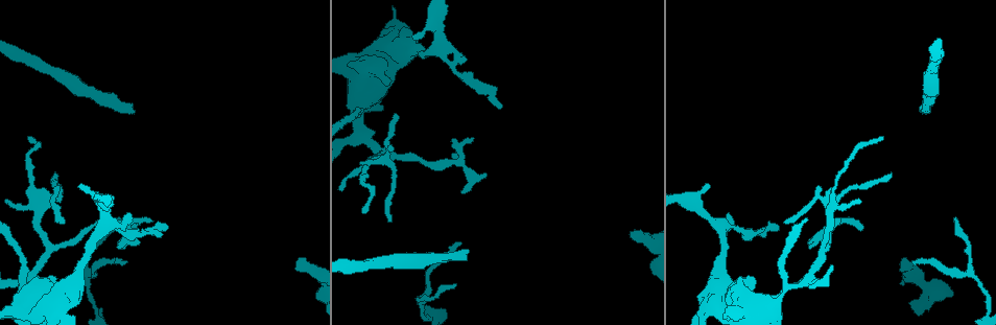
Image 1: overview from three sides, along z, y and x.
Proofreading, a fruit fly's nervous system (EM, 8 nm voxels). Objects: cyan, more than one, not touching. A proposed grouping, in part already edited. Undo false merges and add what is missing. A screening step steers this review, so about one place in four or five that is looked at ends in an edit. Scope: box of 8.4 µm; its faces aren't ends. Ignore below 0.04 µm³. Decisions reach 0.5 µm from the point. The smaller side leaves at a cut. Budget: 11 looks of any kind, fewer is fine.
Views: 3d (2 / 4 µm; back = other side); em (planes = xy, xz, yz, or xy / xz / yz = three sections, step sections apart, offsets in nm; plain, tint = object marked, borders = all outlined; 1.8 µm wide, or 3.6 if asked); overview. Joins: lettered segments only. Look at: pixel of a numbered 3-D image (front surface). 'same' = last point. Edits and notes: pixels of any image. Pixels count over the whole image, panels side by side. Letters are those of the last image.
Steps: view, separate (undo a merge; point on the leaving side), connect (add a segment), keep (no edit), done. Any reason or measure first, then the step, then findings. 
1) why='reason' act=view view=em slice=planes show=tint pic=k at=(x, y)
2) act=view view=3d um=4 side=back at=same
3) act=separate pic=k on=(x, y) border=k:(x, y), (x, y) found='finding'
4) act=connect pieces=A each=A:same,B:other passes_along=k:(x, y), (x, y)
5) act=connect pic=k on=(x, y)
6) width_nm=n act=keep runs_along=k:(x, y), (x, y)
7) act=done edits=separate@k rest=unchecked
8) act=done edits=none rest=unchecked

act=view view=em slice=yz step=4 show=tint pic=1 at=(62, 298)

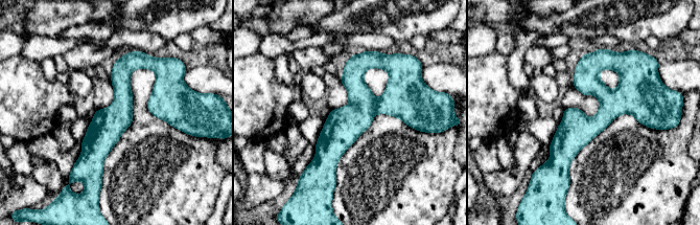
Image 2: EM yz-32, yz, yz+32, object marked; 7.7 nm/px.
act=view view=em slice=planes show=borders at=same

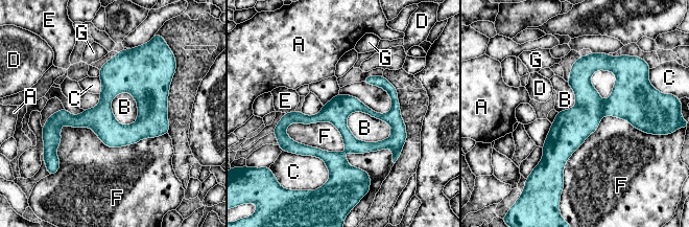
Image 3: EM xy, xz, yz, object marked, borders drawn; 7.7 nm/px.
act=keep each=A:other,B:other,C:other,D:other,E:other,F:other,G:other border=3:(346, 119), (360, 140), (391, 135) found='one neuron here'

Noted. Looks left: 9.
why='thin end' act=view view=em slice=planes show=borders pic=1 at=(124, 247)

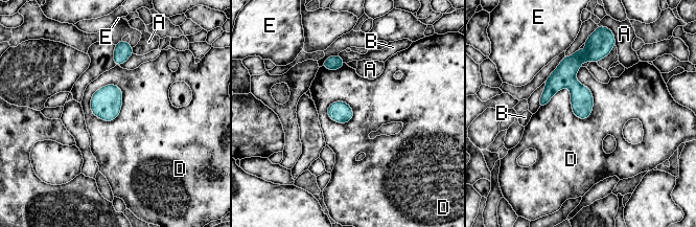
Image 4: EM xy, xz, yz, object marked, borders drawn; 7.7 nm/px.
longest_contact=D:460nm act=keep each=A:other,B:other,D:other,E:other found='no lettered segment goes on from it'

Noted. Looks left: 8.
why='thin end' act=view view=em slice=yz step=16 show=borders pic=1 at=(783, 222)

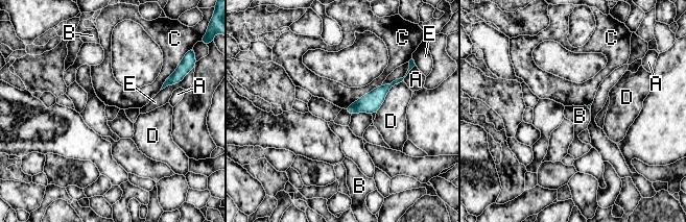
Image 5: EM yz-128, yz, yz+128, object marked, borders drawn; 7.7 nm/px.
act=keep each=A:other,B:other,C:other,D:other,E:other border=5:(381, 84), (362, 95), (345, 108) found='no lettered segment goes on from it'

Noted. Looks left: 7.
why='branch stops here' act=view view=em um=3.6 slice=yz step=4 show=tint pic=1 at=(129, 214)

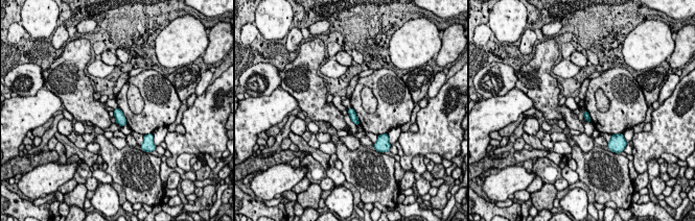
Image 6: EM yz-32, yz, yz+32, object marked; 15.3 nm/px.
why='cut it another way' act=view view=em um=3.6 slice=planes show=borders at=same

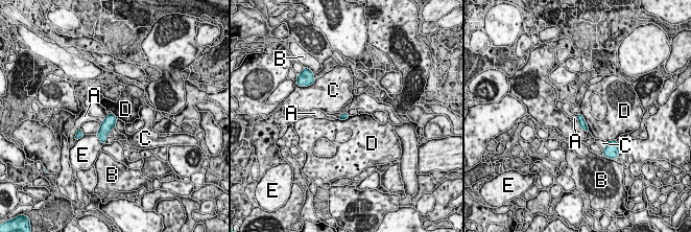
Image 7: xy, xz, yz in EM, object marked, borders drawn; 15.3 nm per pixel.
width_nm=100 act=keep each=A:other,B:other,C:other,D:other,E:other found='none of them fits'

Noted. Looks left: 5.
act=done edits=none rest=unchecked

